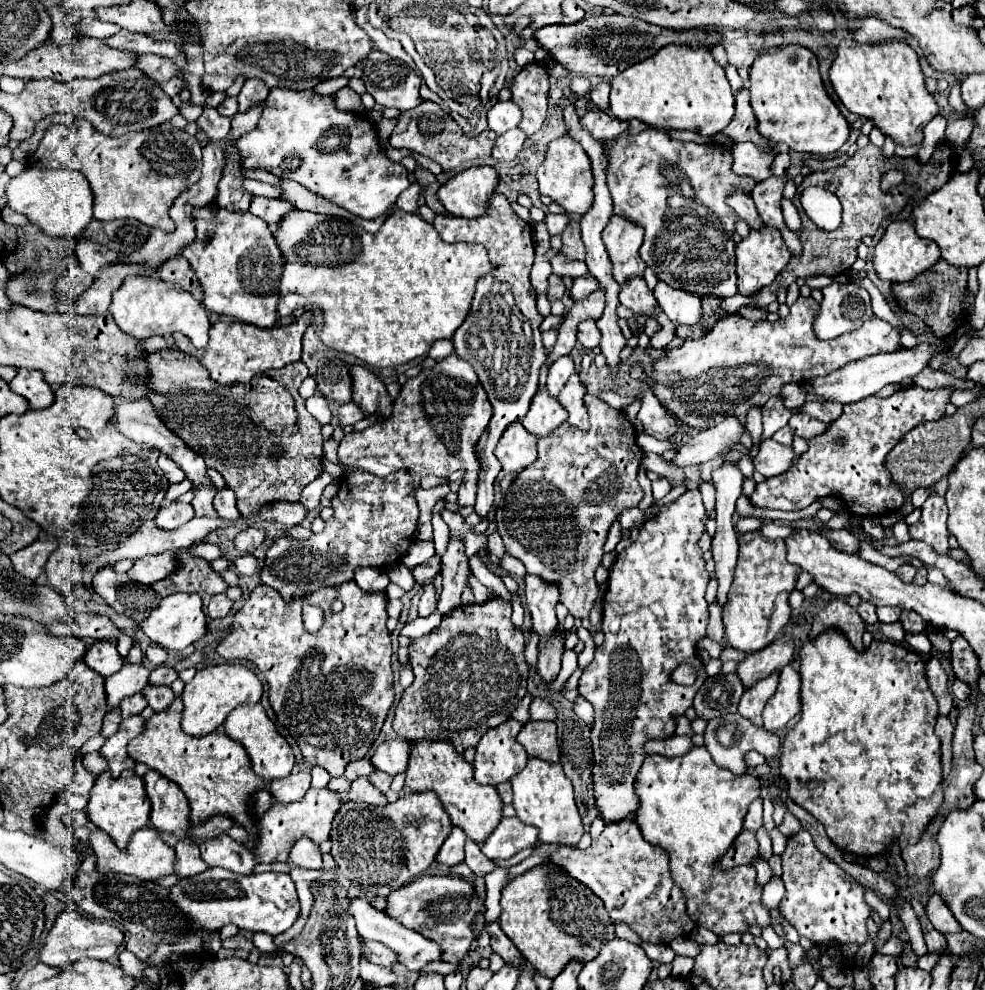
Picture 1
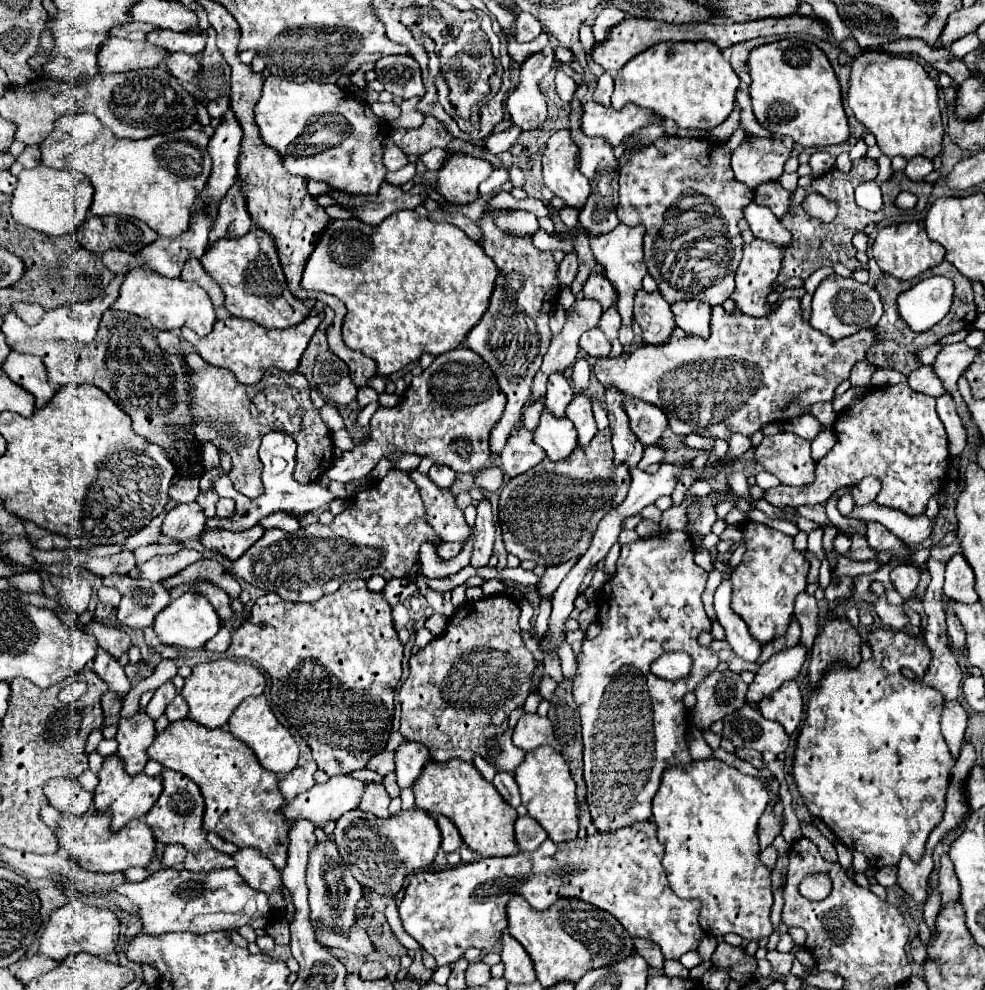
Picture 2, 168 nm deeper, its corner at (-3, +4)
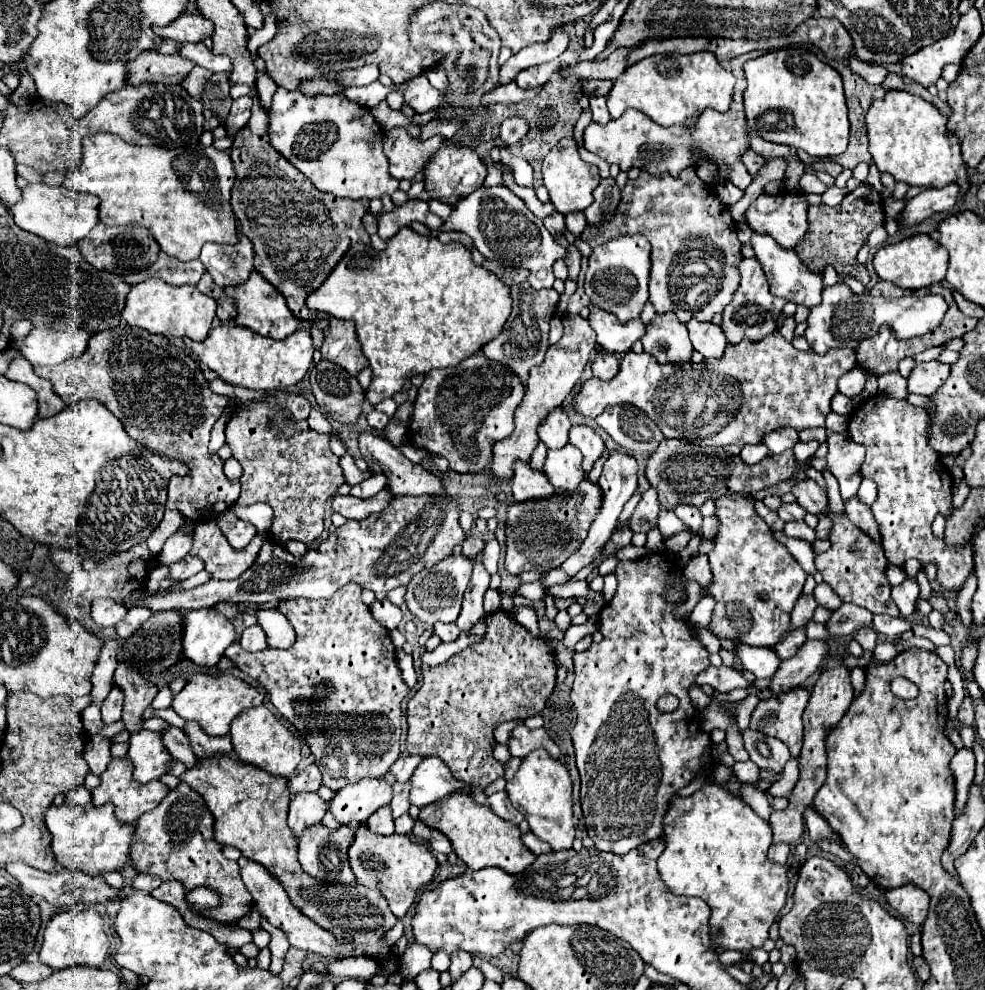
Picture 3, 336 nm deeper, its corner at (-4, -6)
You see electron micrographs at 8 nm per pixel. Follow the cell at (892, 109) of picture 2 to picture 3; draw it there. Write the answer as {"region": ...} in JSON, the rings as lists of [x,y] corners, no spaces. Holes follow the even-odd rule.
{"region":[[[889,91],[885,99],[875,101],[867,111],[867,131],[869,131],[869,153],[873,155],[875,167],[881,173],[889,173],[895,181],[903,181],[911,187],[935,187],[957,183],[963,199],[969,189],[969,177],[965,163],[961,159],[961,147],[957,137],[947,137],[947,117],[937,111],[937,107],[921,97],[907,91]]]}

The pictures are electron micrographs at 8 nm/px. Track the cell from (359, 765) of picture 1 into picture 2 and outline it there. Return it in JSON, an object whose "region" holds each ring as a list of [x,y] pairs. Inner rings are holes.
{"region":[[[382,751],[382,753],[374,755],[374,757],[368,761],[366,769],[370,769],[370,771],[376,771],[376,773],[380,773],[380,775],[386,775],[386,773],[394,771],[394,759],[392,759],[392,753],[388,753],[388,751]]]}

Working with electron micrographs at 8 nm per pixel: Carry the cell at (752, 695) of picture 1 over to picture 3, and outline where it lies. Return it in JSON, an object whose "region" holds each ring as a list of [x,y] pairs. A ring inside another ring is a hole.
{"region":[[[807,639],[799,653],[781,663],[777,675],[771,679],[771,693],[779,695],[805,683],[829,655],[829,643],[825,639]]]}

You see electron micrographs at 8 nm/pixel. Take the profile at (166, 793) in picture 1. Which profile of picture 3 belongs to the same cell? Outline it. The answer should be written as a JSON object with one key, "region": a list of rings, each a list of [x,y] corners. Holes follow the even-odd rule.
{"region":[[[179,783],[153,811],[147,811],[137,819],[129,865],[135,867],[137,873],[149,873],[163,881],[181,881],[187,891],[195,887],[217,891],[221,905],[203,911],[203,917],[229,925],[251,911],[253,899],[241,881],[239,865],[223,857],[223,847],[213,837],[213,823],[205,799],[187,783]]]}

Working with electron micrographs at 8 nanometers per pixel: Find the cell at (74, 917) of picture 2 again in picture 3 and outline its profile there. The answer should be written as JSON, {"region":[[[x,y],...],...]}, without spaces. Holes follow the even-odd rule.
{"region":[[[83,909],[83,911],[61,911],[47,923],[47,929],[43,933],[43,945],[39,951],[41,963],[49,965],[53,971],[67,969],[73,965],[89,965],[99,967],[103,965],[109,951],[109,939],[103,931],[103,919],[99,911],[95,909]]]}

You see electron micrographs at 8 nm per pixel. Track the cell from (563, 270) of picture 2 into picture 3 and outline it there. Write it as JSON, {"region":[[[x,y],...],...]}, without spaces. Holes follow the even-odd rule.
{"region":[[[567,245],[567,255],[565,255],[565,263],[569,267],[569,279],[577,281],[579,275],[579,263],[581,263],[581,253],[575,245]]]}

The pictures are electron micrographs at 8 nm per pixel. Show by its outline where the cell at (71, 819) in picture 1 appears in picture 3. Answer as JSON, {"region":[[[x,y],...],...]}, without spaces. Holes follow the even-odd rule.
{"region":[[[77,785],[75,789],[71,789],[67,793],[67,803],[75,803],[75,805],[87,805],[91,801],[91,793],[85,789],[85,785]]]}

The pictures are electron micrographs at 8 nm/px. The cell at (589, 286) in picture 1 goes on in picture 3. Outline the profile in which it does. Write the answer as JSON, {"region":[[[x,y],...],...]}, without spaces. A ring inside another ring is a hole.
{"region":[[[591,307],[589,325],[597,333],[597,343],[607,353],[627,353],[631,345],[645,335],[645,325],[641,319],[619,323],[615,315],[607,315],[607,311],[595,311],[595,307]]]}

